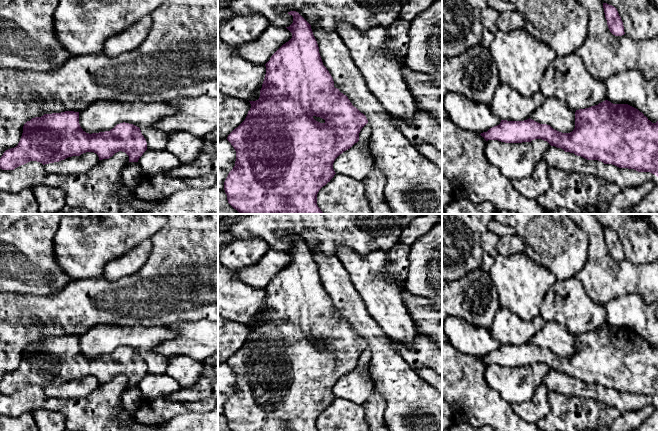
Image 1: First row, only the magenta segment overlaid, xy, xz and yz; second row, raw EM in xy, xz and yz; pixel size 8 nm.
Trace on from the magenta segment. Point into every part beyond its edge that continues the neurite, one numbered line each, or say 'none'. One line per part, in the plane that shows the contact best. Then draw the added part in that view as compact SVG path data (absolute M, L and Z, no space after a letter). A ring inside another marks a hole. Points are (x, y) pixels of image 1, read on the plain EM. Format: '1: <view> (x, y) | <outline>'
none

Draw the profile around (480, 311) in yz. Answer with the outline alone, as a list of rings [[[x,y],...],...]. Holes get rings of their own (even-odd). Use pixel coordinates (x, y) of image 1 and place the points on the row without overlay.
[[[479,268],[457,281],[447,282],[442,280],[442,342],[449,343],[443,328],[443,322],[447,317],[457,317],[470,325],[489,330],[499,309],[497,290],[489,273],[483,269]]]

